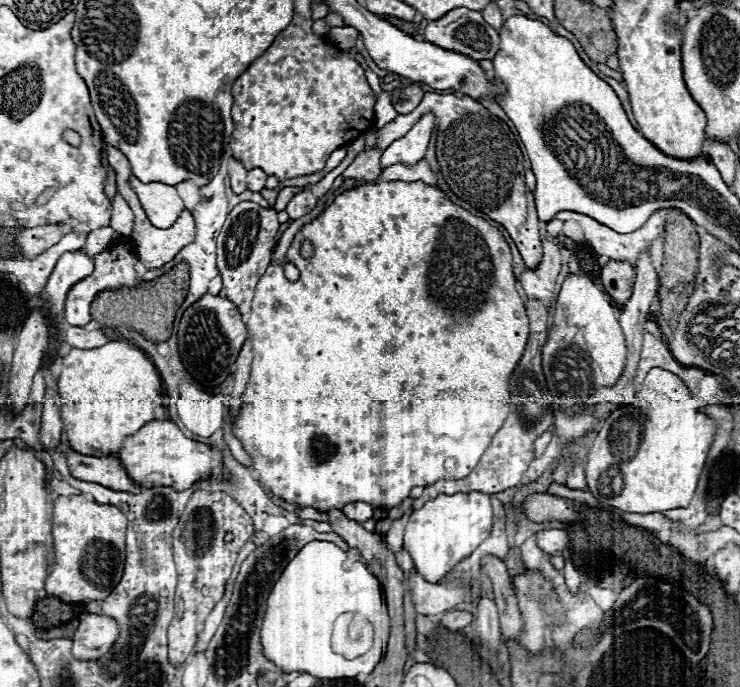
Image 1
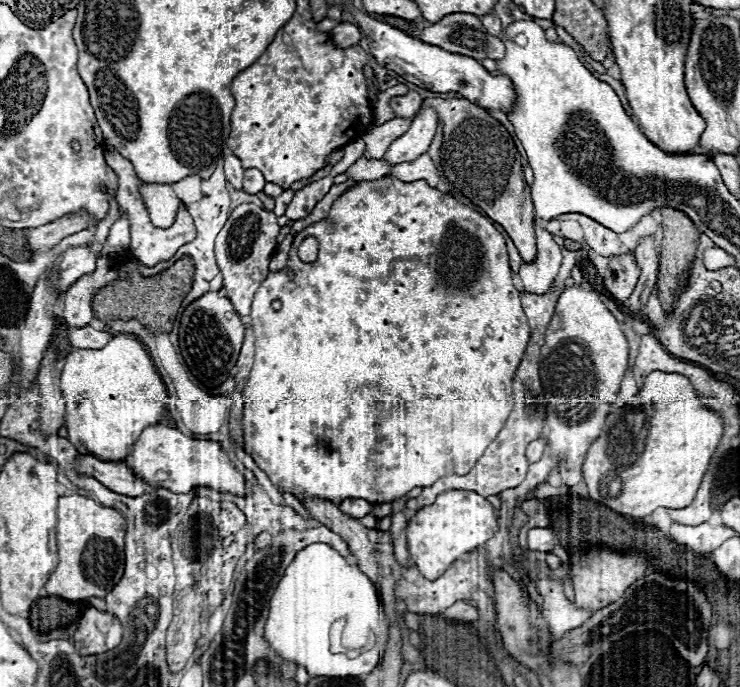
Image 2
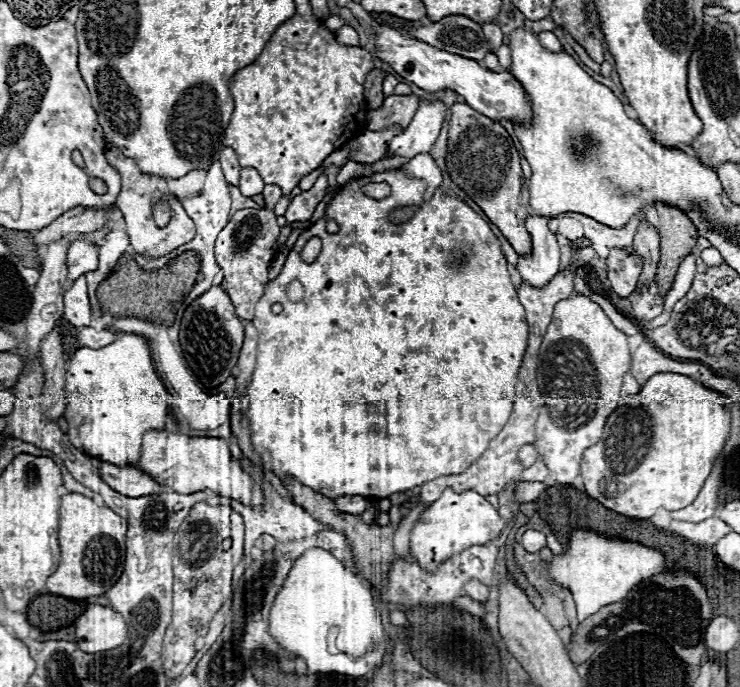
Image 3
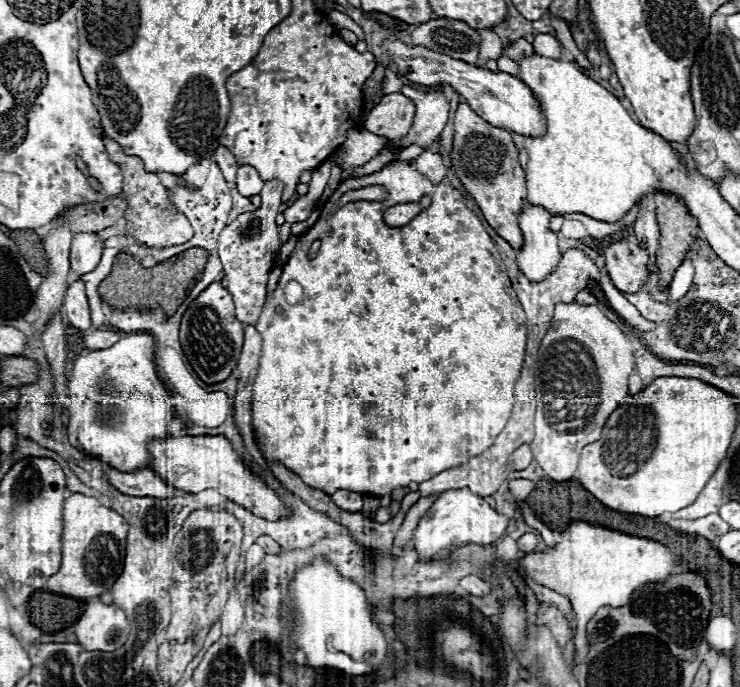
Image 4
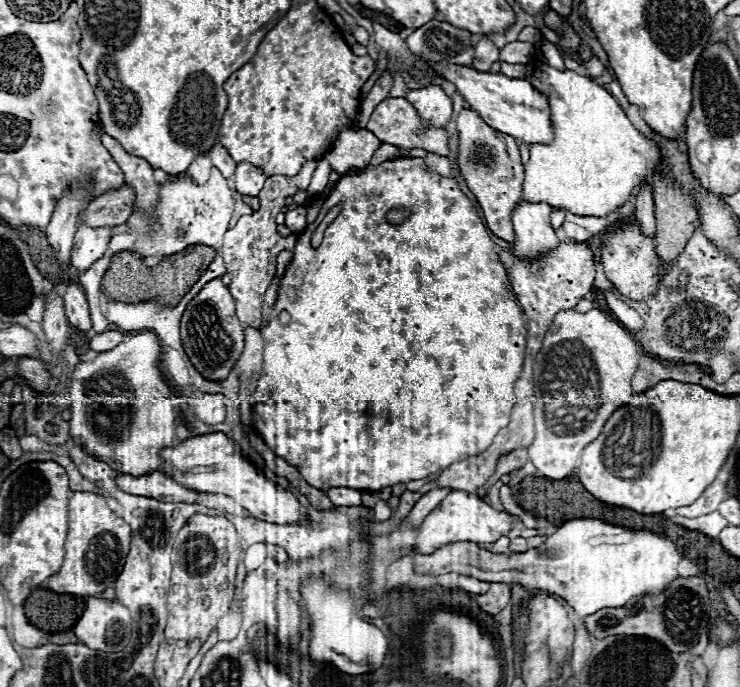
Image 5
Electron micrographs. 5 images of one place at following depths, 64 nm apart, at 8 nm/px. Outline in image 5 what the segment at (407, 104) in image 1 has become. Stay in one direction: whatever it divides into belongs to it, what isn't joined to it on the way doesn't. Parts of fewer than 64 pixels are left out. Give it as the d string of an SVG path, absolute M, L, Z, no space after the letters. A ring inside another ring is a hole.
M386 98L382 100L376 110L372 112L372 118L366 126L366 130L374 132L384 144L394 144L400 148L424 148L426 152L440 154L440 156L450 156L448 150L448 132L446 130L432 130L430 124L424 124L414 110L414 106L406 98Z

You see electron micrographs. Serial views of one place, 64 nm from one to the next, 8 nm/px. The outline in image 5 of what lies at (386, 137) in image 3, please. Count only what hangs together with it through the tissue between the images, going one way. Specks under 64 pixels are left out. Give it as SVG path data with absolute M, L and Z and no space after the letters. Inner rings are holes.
M348 128L340 132L338 140L324 154L324 158L330 162L332 170L344 174L350 168L368 166L374 152L380 148L380 144L382 142L372 132L360 128Z

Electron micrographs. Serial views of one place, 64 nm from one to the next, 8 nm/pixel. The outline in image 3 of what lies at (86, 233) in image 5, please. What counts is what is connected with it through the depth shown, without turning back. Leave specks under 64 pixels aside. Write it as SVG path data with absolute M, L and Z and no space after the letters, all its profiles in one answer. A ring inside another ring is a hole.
M74 240L68 248L68 278L76 280L78 276L98 268L98 248L88 240Z

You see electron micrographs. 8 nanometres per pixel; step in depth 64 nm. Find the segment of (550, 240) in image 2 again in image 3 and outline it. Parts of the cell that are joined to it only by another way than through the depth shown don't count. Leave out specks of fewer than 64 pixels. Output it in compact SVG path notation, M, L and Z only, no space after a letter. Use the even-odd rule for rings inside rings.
M530 214L524 226L532 238L532 252L520 256L516 268L524 282L542 288L560 270L560 250L558 250L556 234L548 230L546 216Z

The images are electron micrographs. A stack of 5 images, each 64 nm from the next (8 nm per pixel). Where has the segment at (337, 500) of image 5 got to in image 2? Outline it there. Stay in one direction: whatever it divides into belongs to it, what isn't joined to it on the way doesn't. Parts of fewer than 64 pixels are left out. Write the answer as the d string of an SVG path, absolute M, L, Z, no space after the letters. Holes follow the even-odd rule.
M348 498L340 504L340 510L348 516L356 516L356 518L362 518L366 516L370 510L372 510L372 504L366 502L366 500L360 500L360 498Z

